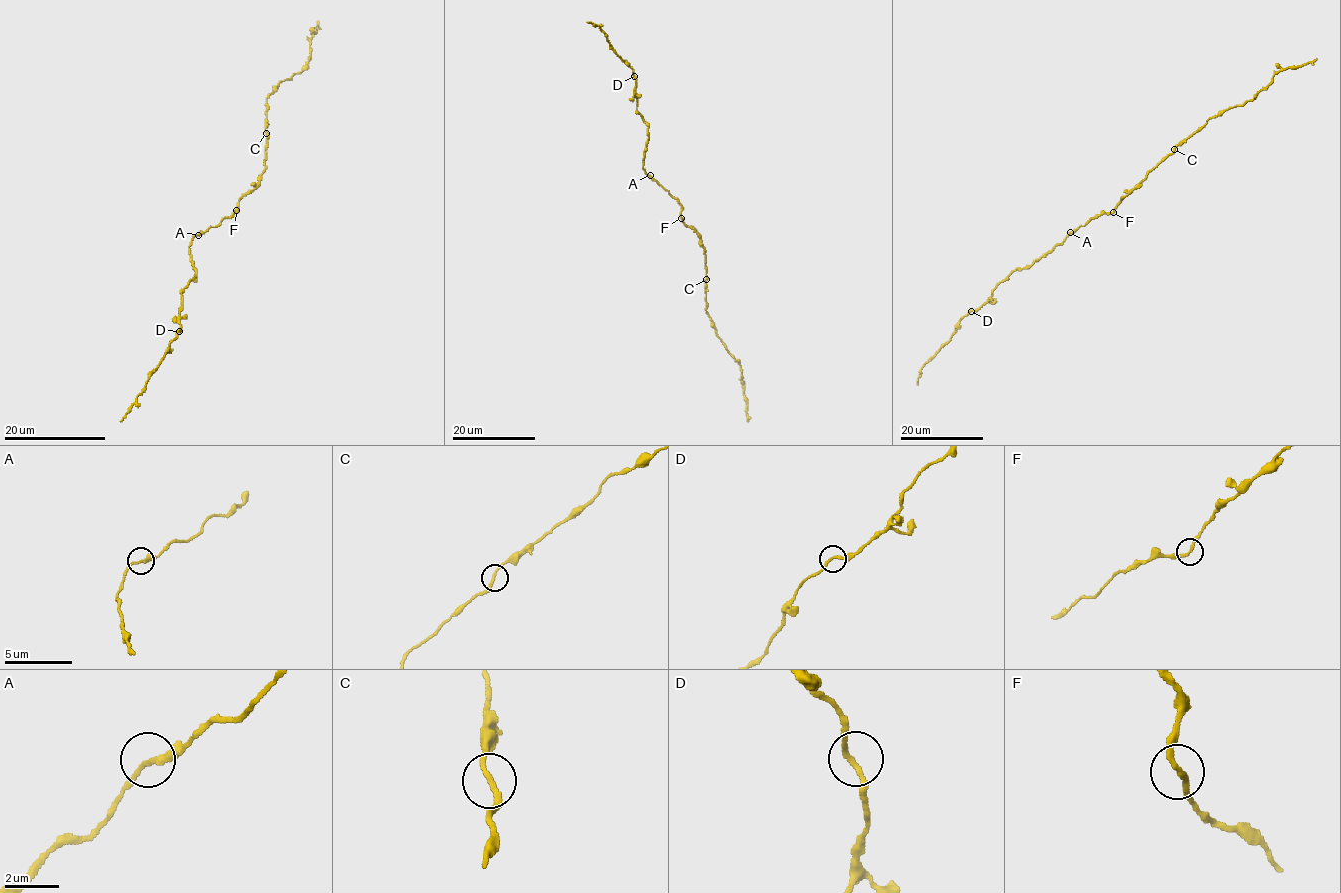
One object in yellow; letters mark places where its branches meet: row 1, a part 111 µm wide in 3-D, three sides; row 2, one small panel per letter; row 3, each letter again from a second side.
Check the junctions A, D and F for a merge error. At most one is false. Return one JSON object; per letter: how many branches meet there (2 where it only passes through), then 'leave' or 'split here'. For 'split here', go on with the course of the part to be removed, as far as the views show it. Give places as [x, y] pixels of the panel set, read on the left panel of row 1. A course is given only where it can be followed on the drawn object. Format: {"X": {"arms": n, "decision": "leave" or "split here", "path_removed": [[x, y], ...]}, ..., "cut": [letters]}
{"A": {"arms": 2, "decision": "leave"}, "D": {"arms": 2, "decision": "leave"}, "F": {"arms": 2, "decision": "leave"}, "cut": []}

